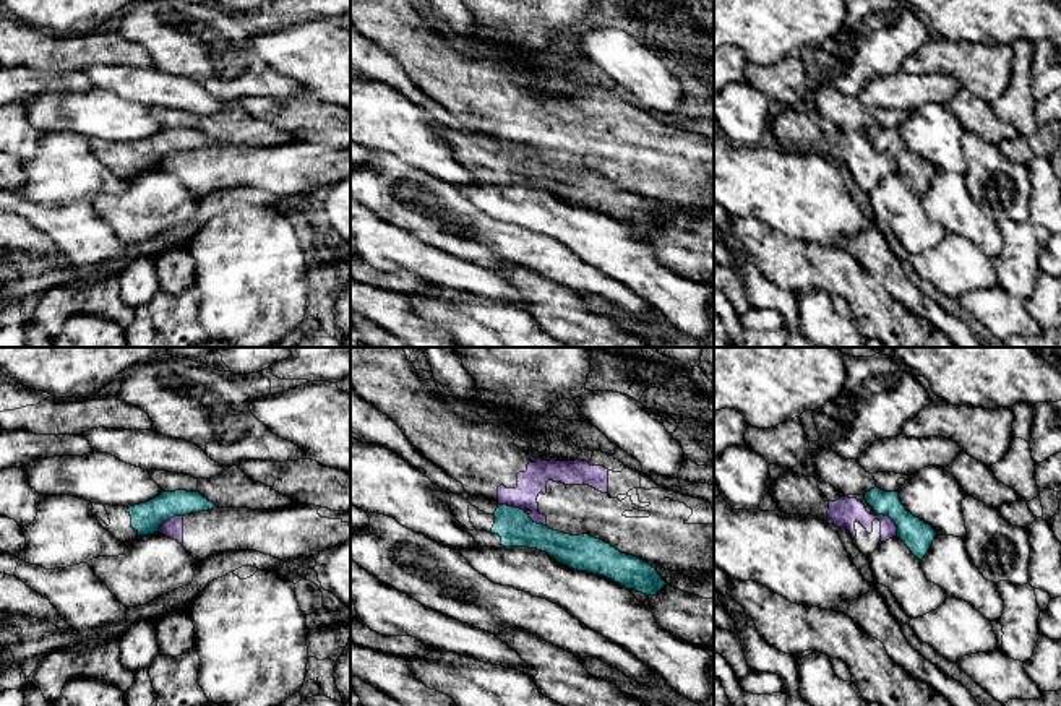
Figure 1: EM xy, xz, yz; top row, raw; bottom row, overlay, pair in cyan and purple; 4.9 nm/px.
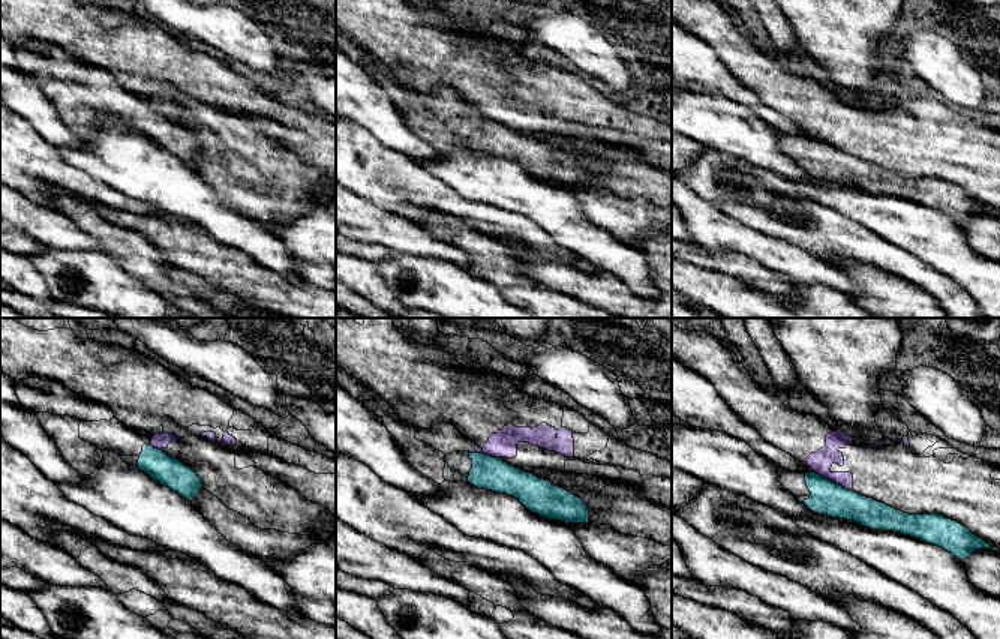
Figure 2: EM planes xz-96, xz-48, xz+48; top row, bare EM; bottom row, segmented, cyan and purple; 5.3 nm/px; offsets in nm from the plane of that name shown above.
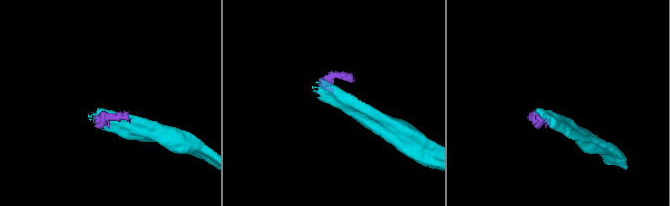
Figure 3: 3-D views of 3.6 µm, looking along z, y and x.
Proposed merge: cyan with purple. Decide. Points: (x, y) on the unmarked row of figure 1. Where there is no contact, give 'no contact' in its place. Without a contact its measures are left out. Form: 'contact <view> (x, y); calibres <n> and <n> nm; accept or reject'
contact xy (167, 154); calibres 160 and 100 nm; reject

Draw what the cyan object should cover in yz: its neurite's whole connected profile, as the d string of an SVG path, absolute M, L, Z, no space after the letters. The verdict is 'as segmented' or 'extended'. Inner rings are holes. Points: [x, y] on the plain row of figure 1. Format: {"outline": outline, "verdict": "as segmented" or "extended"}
{"outline": "M874 123L863 133L878 151L889 153L896 159L897 174L918 196L923 196L938 169L905 146L899 128L884 128Z", "verdict": "as segmented"}

